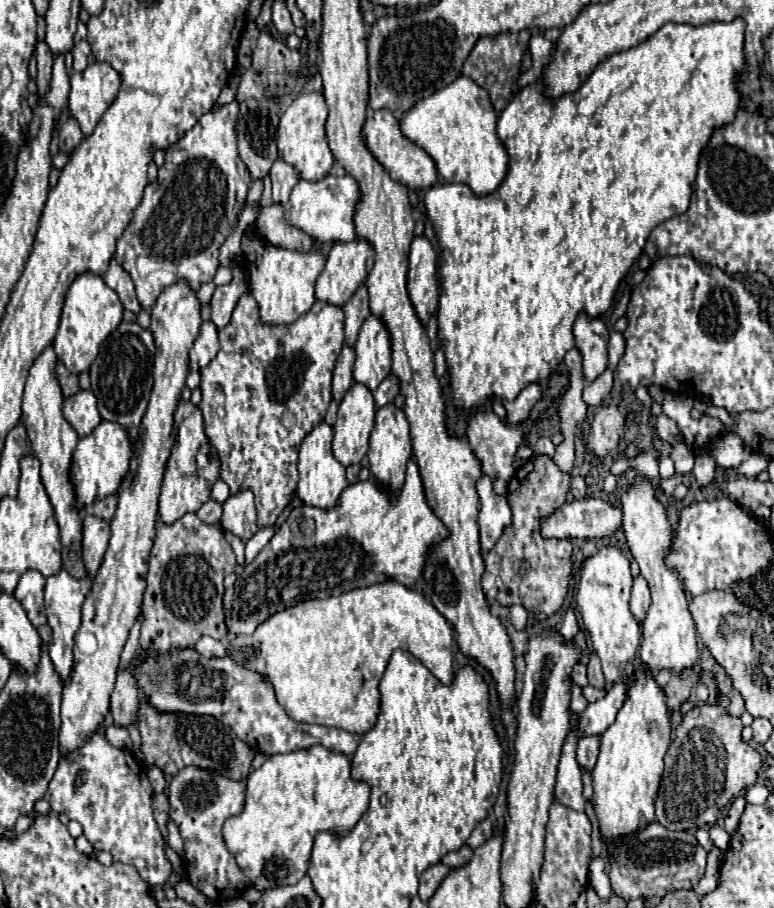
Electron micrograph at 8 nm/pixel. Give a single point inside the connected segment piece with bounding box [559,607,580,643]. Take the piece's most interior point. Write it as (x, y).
(570, 627)

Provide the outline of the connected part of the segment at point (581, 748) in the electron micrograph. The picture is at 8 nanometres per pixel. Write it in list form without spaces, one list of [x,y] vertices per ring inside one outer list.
[[[581,736],[577,746],[577,762],[581,768],[591,770],[599,754],[599,736]]]

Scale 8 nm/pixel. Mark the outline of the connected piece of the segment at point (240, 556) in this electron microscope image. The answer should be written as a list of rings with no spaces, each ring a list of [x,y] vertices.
[[[223,530],[223,534],[225,534],[225,538],[227,538],[227,542],[231,544],[231,548],[233,548],[233,552],[235,552],[235,556],[237,556],[237,562],[239,564],[243,564],[245,562],[245,542],[239,538],[239,536],[235,536],[235,534],[231,534],[229,530]]]

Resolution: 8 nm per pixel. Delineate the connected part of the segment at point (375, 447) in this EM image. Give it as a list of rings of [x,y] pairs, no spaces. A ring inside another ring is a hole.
[[[385,404],[383,408],[377,408],[375,428],[369,438],[369,454],[367,454],[373,478],[397,494],[405,480],[405,468],[411,456],[413,456],[413,446],[411,446],[411,436],[409,436],[409,422],[403,410],[397,408],[395,404]]]

